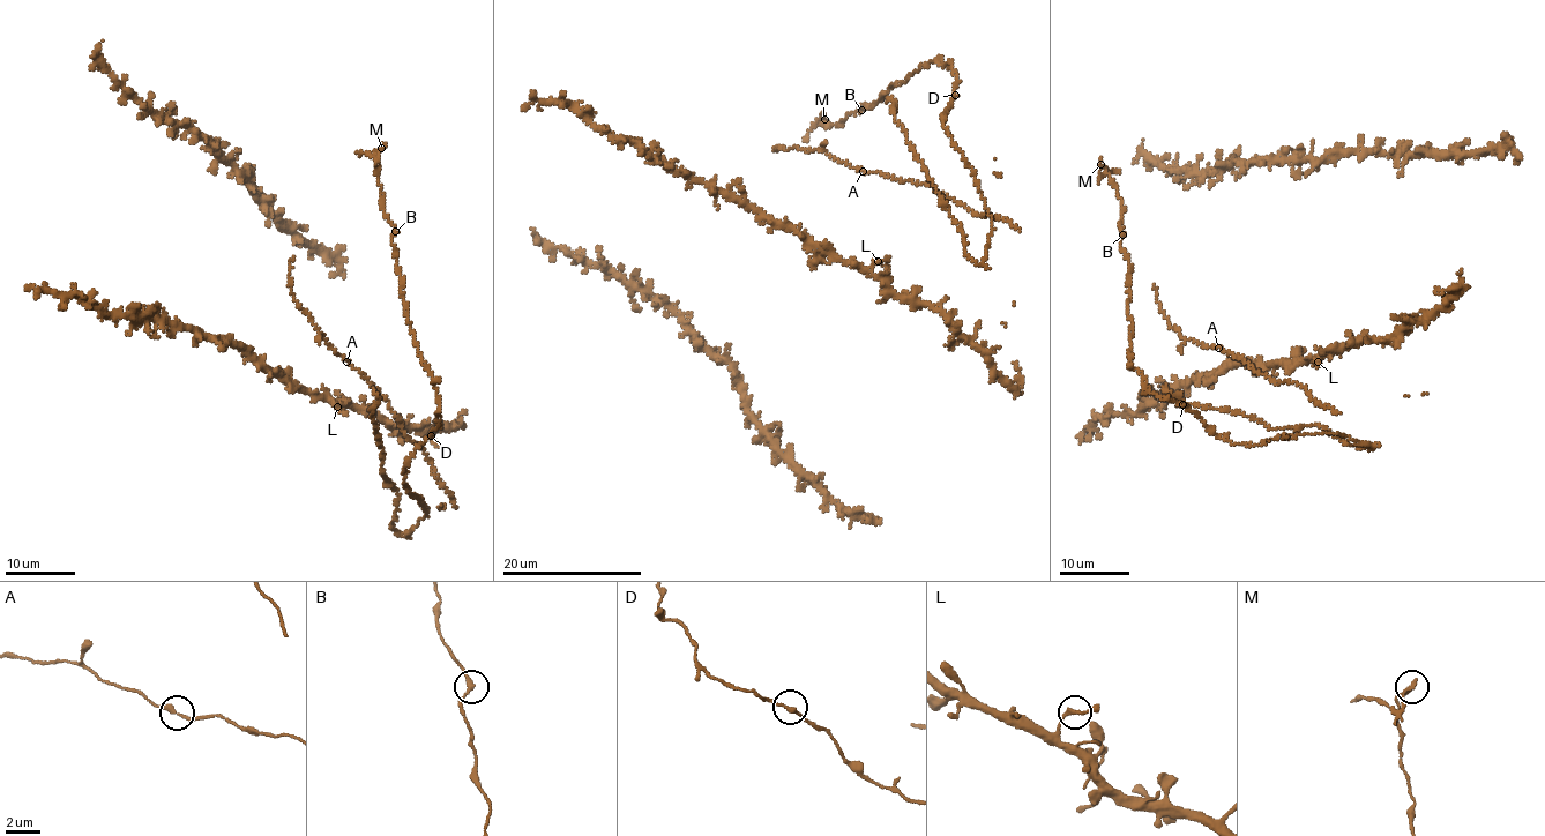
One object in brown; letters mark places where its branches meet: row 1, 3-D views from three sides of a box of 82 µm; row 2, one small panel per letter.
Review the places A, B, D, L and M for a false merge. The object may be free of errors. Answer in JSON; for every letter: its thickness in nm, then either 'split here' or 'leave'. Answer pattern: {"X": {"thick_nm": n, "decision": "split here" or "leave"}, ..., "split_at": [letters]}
{"A": {"thick_nm": 220, "decision": "leave"}, "B": {"thick_nm": 200, "decision": "leave"}, "D": {"thick_nm": 200, "decision": "leave"}, "L": {"thick_nm": 200, "decision": "leave"}, "M": {"thick_nm": 200, "decision": "split here"}, "split_at": ["M"]}

